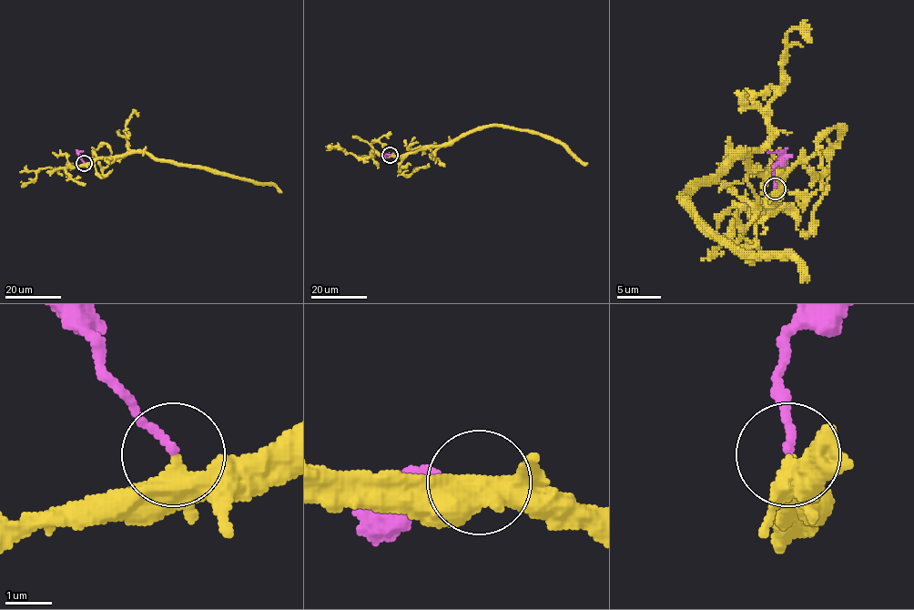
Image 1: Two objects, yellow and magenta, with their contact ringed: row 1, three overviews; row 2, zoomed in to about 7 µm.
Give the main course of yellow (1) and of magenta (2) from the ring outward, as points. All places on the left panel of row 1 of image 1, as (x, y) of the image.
1: (84, 162), (146, 153), (172, 162), (272, 183), (281, 192)
2: (84, 162), (79, 152), (83, 150)

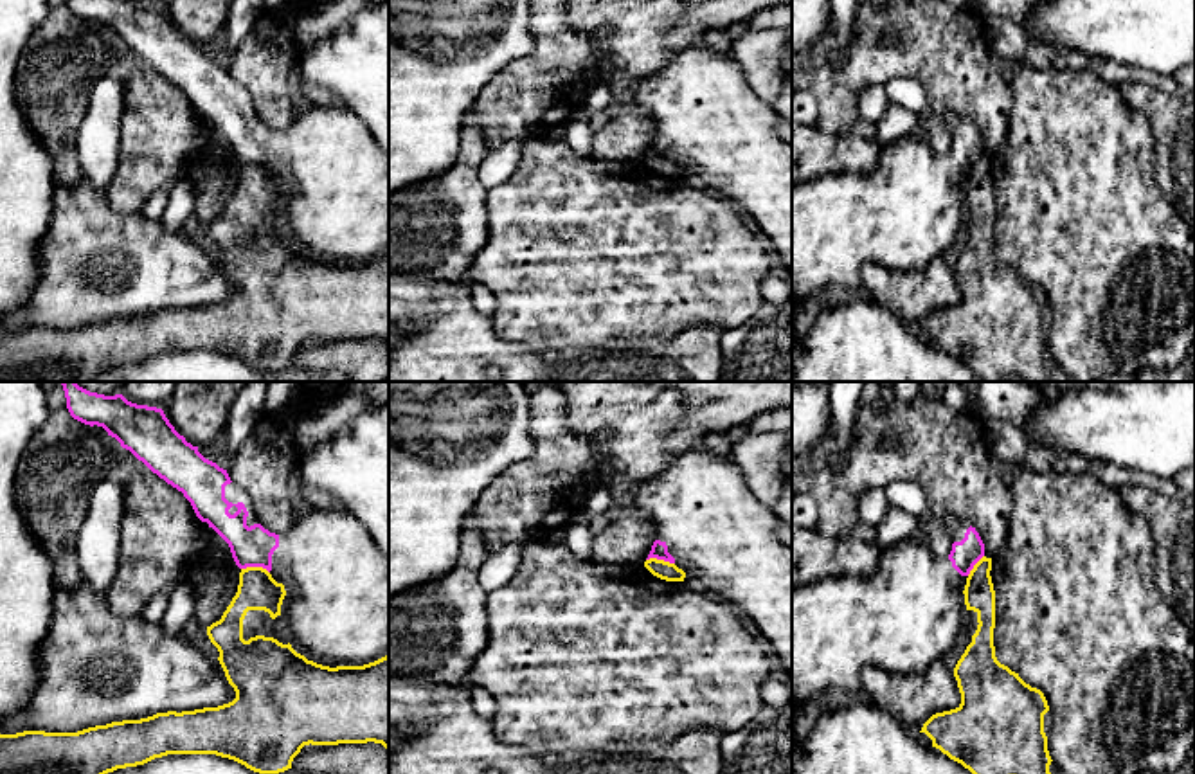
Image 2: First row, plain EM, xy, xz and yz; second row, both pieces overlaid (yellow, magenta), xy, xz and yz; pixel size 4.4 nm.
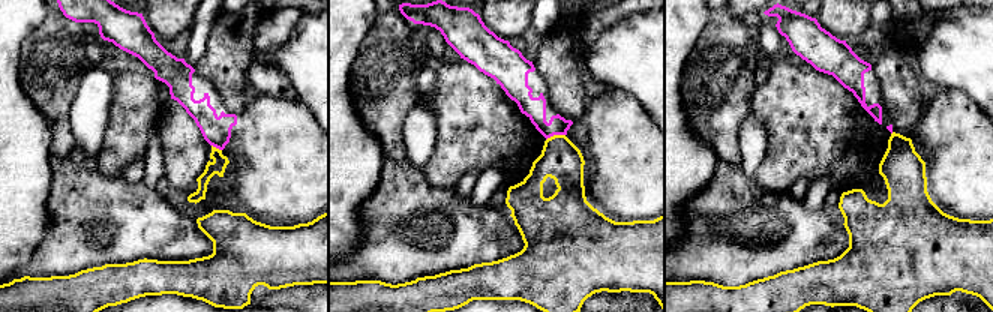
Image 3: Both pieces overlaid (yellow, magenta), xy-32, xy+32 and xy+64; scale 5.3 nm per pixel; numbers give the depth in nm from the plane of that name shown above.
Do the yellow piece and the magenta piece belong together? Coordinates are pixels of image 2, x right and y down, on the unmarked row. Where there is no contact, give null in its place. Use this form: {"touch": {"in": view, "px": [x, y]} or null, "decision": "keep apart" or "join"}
{"touch": {"in": "xy", "px": [256, 164]}, "decision": "keep apart"}

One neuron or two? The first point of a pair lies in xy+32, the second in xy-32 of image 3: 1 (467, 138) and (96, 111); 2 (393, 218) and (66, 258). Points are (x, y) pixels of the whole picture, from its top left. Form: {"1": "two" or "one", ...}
{"1": "two", "2": "one"}

